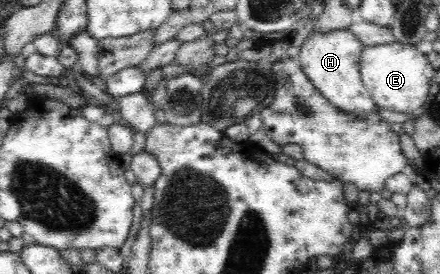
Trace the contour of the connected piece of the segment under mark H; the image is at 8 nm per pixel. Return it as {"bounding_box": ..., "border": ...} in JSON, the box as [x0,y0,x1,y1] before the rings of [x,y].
{"bounding_box":[297,28,377,119],"border":[[[349,28],[313,32],[301,44],[297,60],[317,90],[335,107],[341,111],[358,114],[359,119],[366,119],[368,112],[377,107],[361,78],[360,63],[364,45],[357,38]]]}

